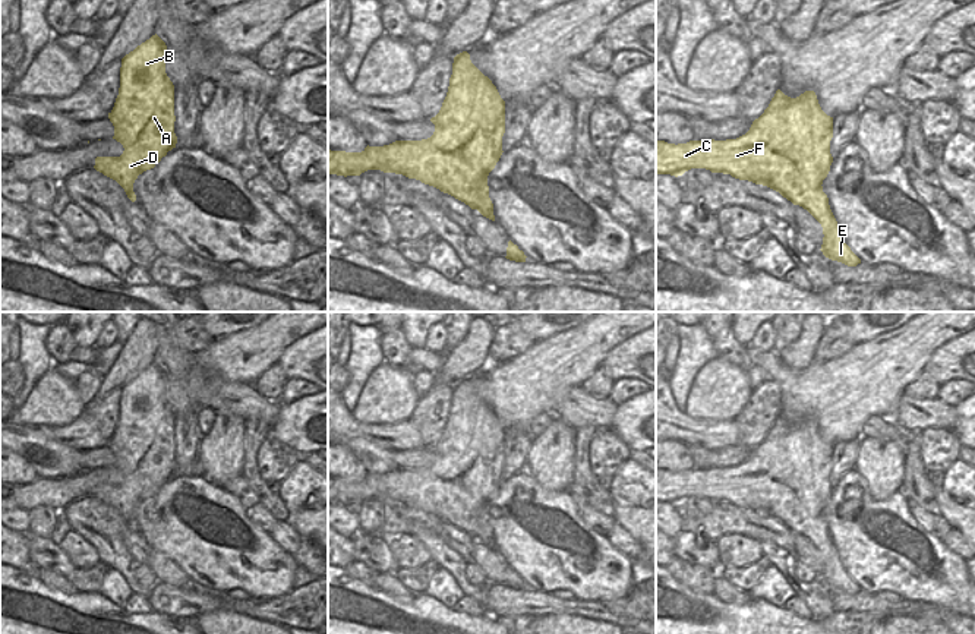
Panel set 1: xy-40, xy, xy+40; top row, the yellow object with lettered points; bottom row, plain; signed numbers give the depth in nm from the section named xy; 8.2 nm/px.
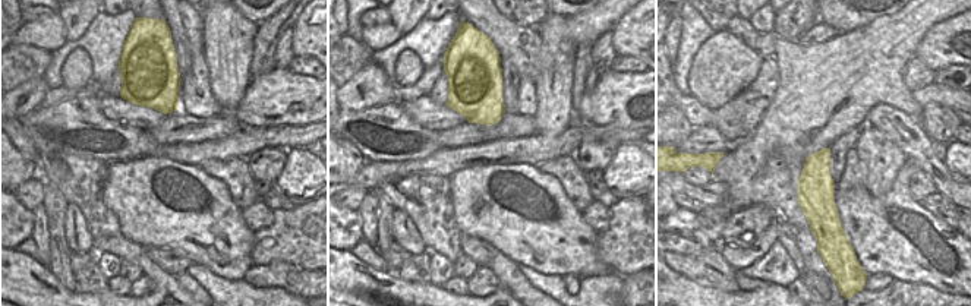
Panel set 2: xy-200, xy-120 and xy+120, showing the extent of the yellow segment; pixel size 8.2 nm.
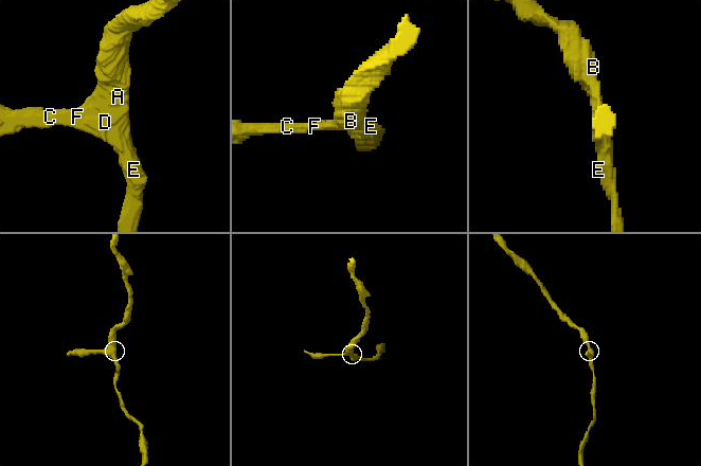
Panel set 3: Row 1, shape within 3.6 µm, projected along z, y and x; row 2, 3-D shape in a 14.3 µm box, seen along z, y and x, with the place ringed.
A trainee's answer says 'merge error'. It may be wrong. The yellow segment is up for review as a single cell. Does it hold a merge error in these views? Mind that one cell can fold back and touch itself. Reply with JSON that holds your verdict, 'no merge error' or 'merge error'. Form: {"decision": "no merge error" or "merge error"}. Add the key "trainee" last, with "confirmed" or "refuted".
{"decision": "no merge error", "trainee": "refuted"}

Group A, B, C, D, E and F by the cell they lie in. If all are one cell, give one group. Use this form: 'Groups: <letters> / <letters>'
Groups: A B C D E F.

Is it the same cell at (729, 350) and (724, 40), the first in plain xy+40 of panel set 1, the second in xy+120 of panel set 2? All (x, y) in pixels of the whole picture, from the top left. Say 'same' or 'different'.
different

